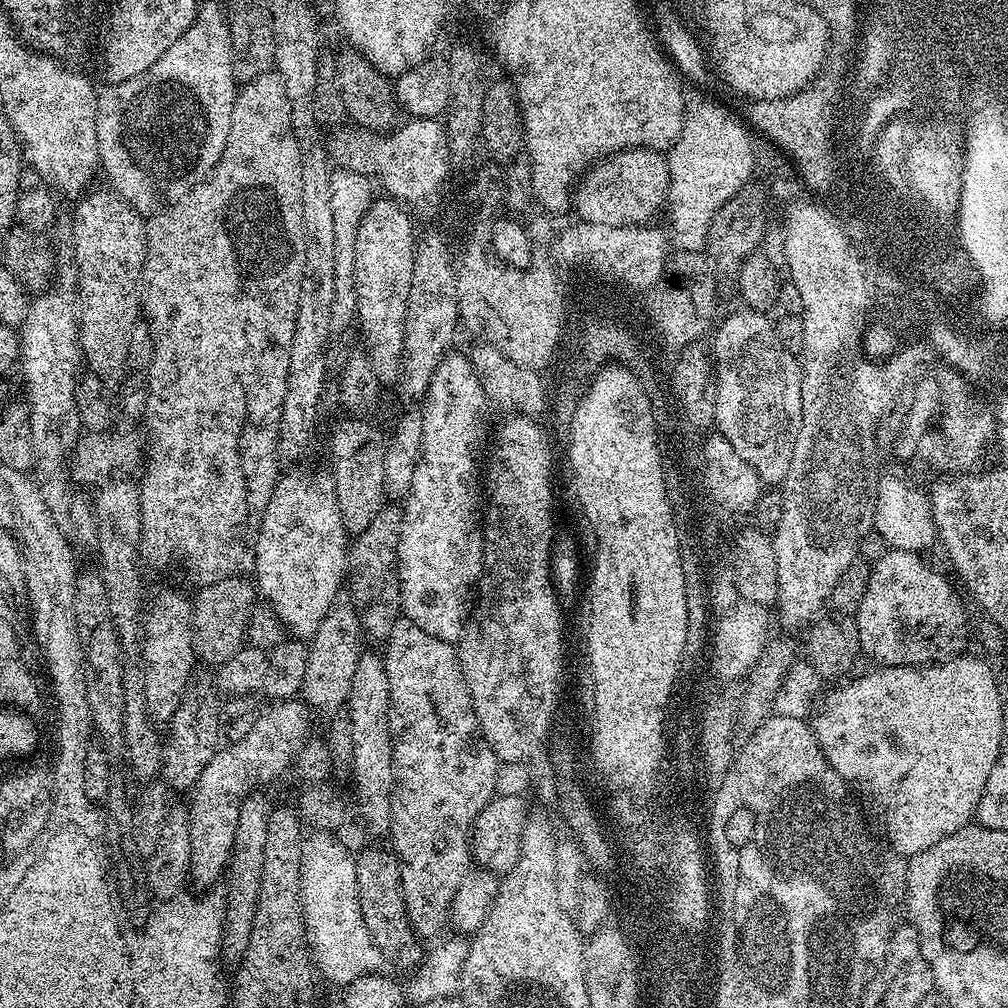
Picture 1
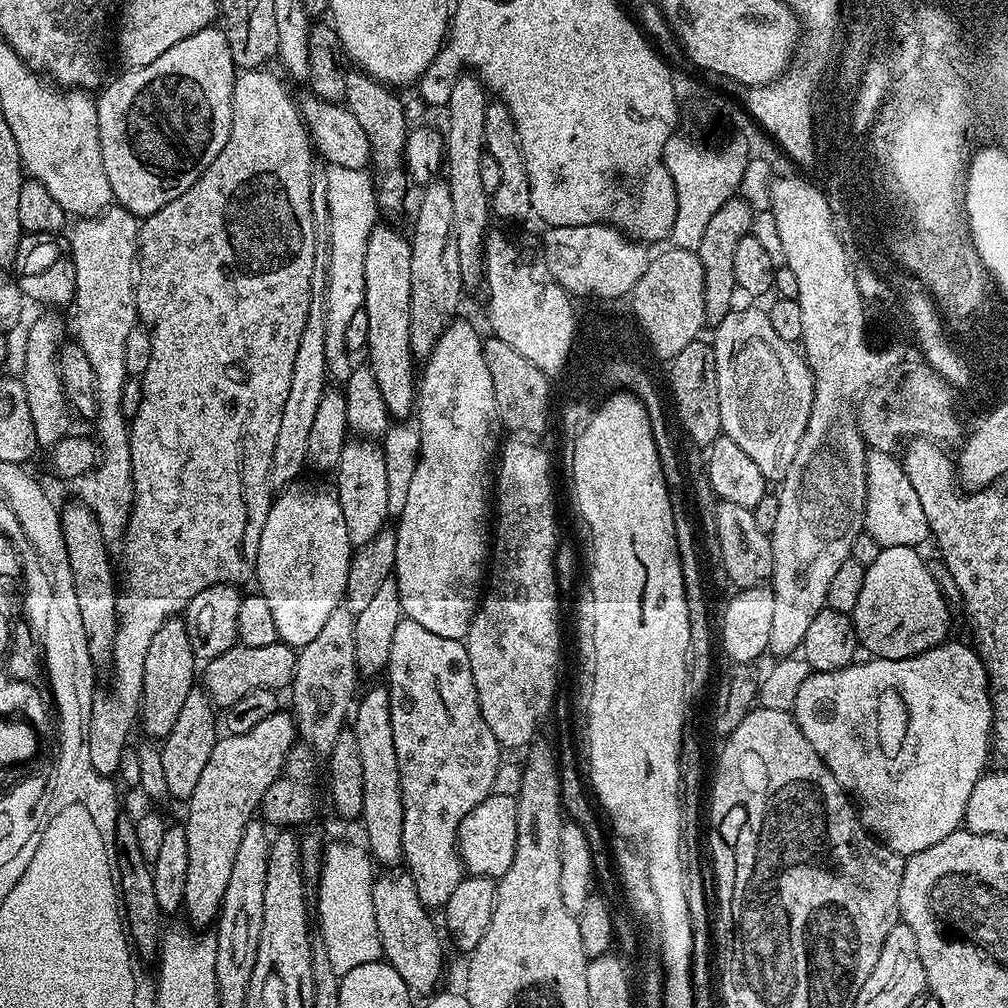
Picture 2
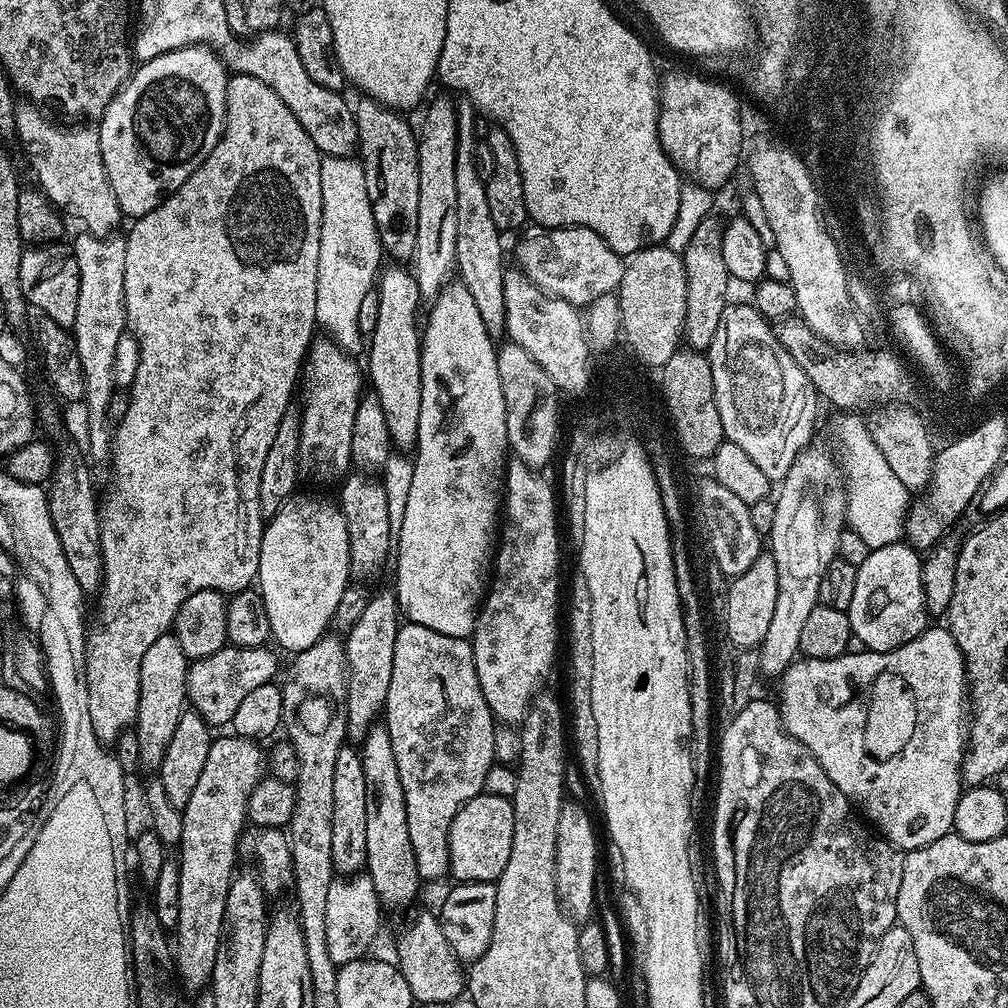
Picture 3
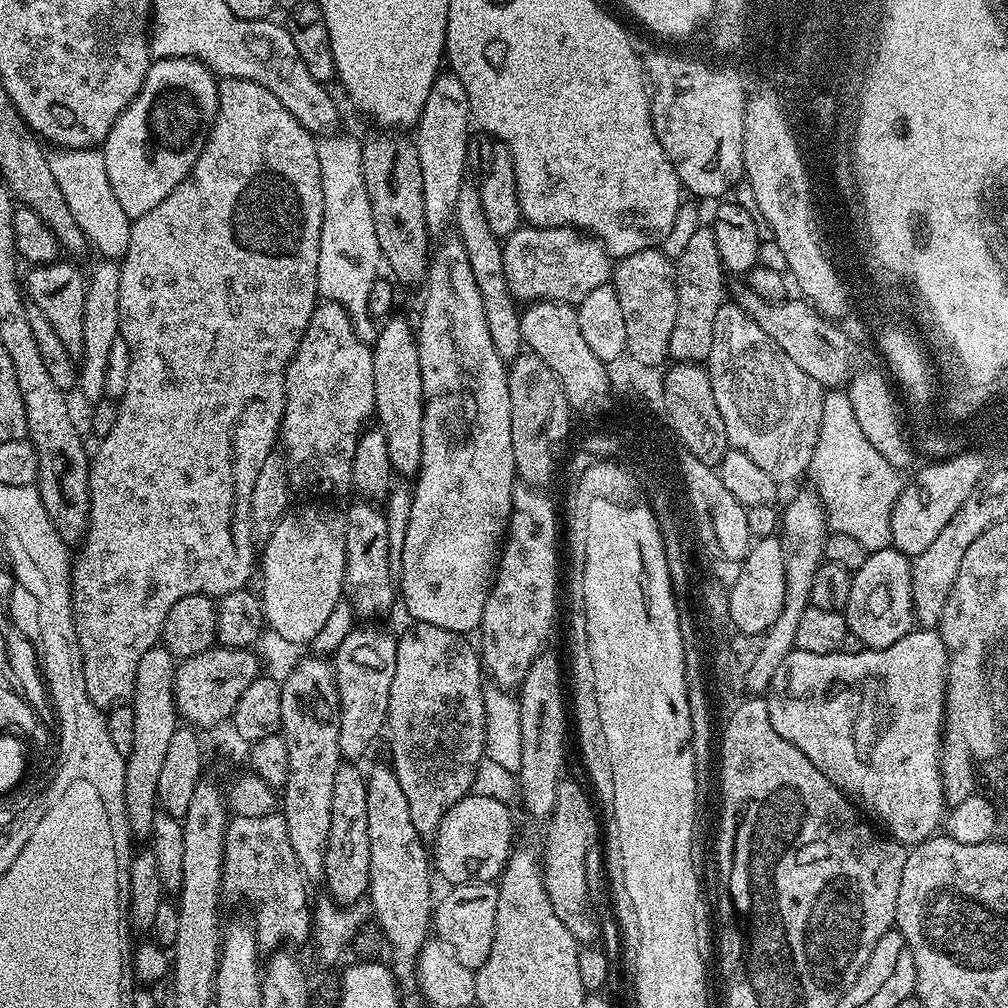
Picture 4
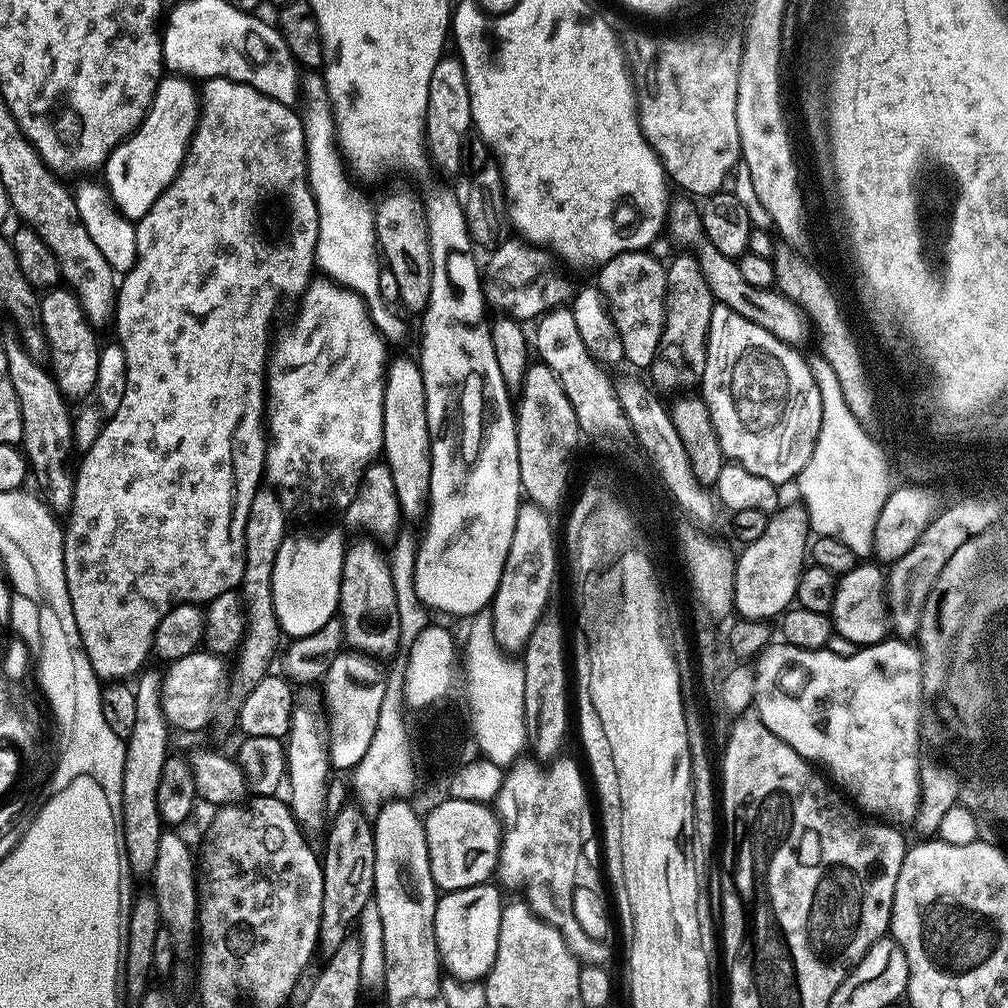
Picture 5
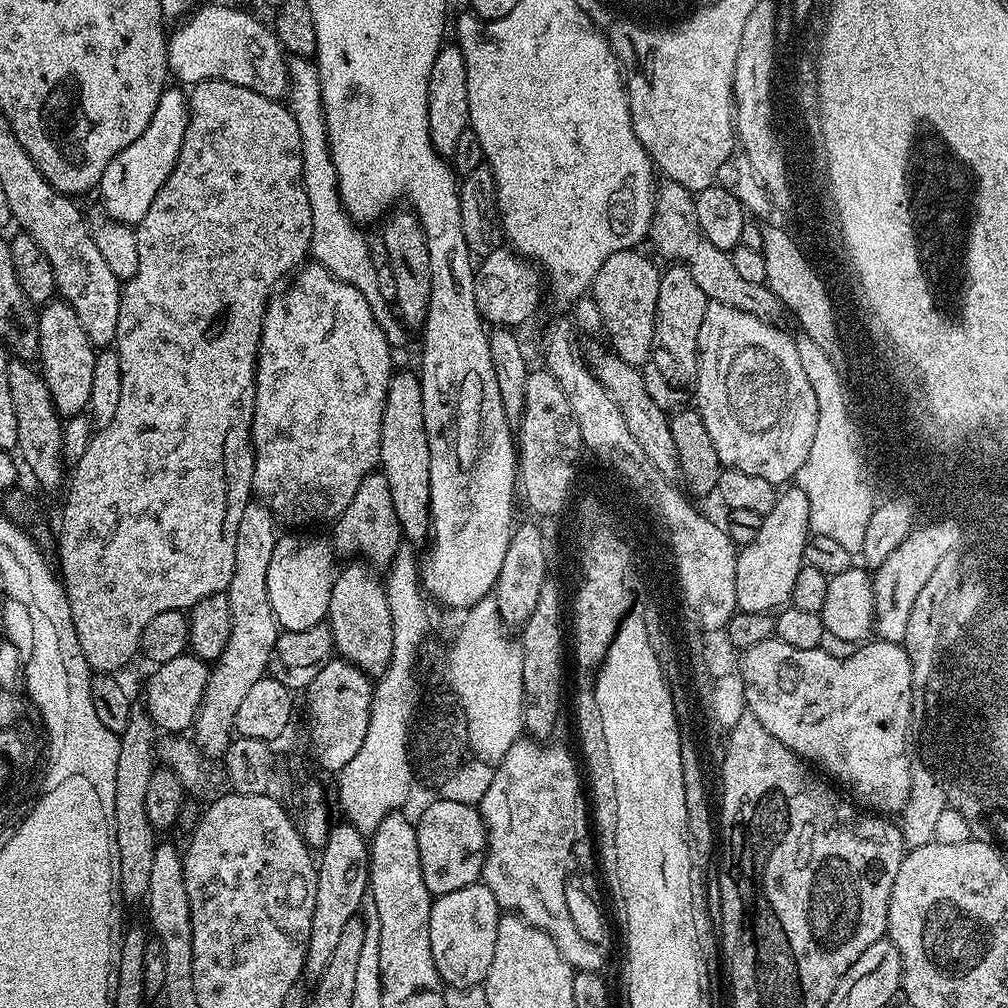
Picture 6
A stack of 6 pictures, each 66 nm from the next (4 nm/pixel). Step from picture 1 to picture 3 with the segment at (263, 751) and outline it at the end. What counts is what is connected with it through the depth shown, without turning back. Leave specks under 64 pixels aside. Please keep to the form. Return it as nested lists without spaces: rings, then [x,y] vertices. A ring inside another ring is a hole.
[[[227,734],[221,738],[213,739],[210,746],[210,754],[206,754],[206,766],[202,766],[202,774],[198,778],[197,784],[194,786],[194,794],[190,794],[190,802],[186,802],[186,806],[182,809],[182,838],[178,845],[178,863],[180,865],[180,873],[178,874],[178,922],[174,929],[174,972],[177,977],[184,979],[184,984],[188,988],[200,988],[209,983],[212,979],[212,971],[214,970],[214,958],[218,954],[218,946],[220,945],[220,935],[224,929],[224,915],[226,914],[226,894],[230,894],[230,886],[232,885],[232,877],[237,871],[236,868],[236,847],[241,847],[242,837],[245,835],[244,824],[248,820],[248,799],[252,793],[252,789],[259,786],[260,781],[266,775],[266,752],[260,748],[261,745],[254,740],[245,740],[243,736],[235,734]]]

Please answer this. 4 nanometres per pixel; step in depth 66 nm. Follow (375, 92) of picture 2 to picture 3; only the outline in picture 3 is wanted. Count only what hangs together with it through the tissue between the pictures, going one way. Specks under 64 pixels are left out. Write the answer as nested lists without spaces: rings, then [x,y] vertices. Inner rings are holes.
[[[360,98],[354,104],[354,115],[358,126],[358,159],[364,165],[366,174],[366,194],[374,214],[376,229],[380,235],[380,246],[385,253],[393,256],[393,261],[411,261],[414,242],[418,242],[418,170],[420,169],[420,146],[418,136],[403,120],[399,111],[386,108],[377,100]]]

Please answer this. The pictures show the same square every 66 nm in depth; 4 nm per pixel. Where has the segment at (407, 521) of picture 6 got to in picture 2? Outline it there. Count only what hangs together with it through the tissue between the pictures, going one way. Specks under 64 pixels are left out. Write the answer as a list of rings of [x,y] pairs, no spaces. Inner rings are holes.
[[[384,222],[377,223],[366,246],[364,310],[369,323],[367,367],[374,370],[389,417],[408,418],[418,400],[418,372],[412,369],[410,350],[410,250],[409,237]]]

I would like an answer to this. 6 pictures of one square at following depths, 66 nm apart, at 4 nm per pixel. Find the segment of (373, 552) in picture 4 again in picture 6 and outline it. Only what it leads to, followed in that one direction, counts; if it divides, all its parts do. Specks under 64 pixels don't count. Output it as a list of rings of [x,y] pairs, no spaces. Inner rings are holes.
[[[348,562],[344,569],[337,571],[335,573],[333,582],[332,582],[332,594],[330,596],[330,606],[328,607],[328,614],[326,617],[326,623],[329,628],[332,630],[332,637],[336,643],[336,652],[339,653],[341,657],[345,660],[349,660],[354,666],[358,666],[361,670],[366,673],[367,676],[373,678],[379,678],[384,675],[384,672],[387,671],[388,667],[392,662],[392,655],[394,654],[394,622],[390,618],[390,602],[388,601],[388,589],[386,587],[385,581],[380,580],[376,575],[378,575],[377,569],[375,567],[369,566],[367,563],[359,562],[360,564],[352,564],[356,562]]]

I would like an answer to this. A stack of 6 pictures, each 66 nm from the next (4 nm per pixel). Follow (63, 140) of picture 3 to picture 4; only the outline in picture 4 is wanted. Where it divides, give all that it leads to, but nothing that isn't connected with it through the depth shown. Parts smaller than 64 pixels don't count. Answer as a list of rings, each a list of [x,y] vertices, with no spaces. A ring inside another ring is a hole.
[[[56,148],[47,153],[47,158],[50,173],[87,243],[92,248],[96,247],[103,259],[119,261],[130,246],[132,220],[126,210],[122,210],[118,198],[114,198],[114,186],[110,186],[110,174],[106,174],[103,151],[96,148]]]

